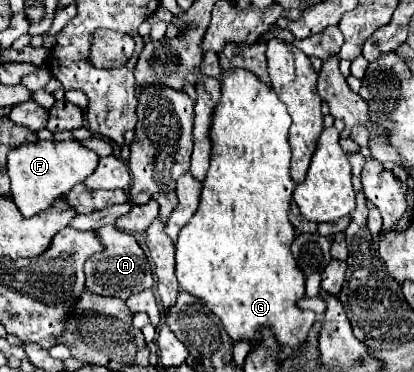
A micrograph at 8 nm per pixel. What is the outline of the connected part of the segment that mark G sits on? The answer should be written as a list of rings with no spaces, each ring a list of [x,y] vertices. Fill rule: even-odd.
[[[236,68],[222,78],[222,100],[216,106],[210,130],[212,160],[202,184],[200,206],[192,220],[180,230],[176,242],[176,276],[180,290],[200,298],[202,304],[222,320],[232,342],[260,342],[260,330],[268,328],[282,348],[296,350],[306,342],[316,314],[296,304],[306,296],[306,276],[298,270],[290,252],[296,232],[288,220],[288,212],[296,184],[292,184],[290,178],[288,128],[290,116],[284,104],[274,96],[272,88],[252,76],[252,72]]]

